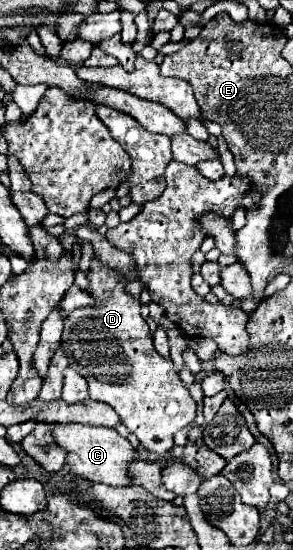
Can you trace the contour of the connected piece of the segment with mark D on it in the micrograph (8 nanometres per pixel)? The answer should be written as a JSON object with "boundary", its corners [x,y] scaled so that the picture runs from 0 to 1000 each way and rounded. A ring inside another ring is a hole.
{"boundary":[[[321,471],[300,509],[297,531],[334,551],[246,565],[225,576],[212,635],[239,667],[294,685],[307,725],[389,740],[491,816],[560,827],[594,813],[594,787],[662,765],[669,733],[614,693],[587,656],[532,642],[505,591],[478,573],[478,547],[423,533],[430,507]]]}

